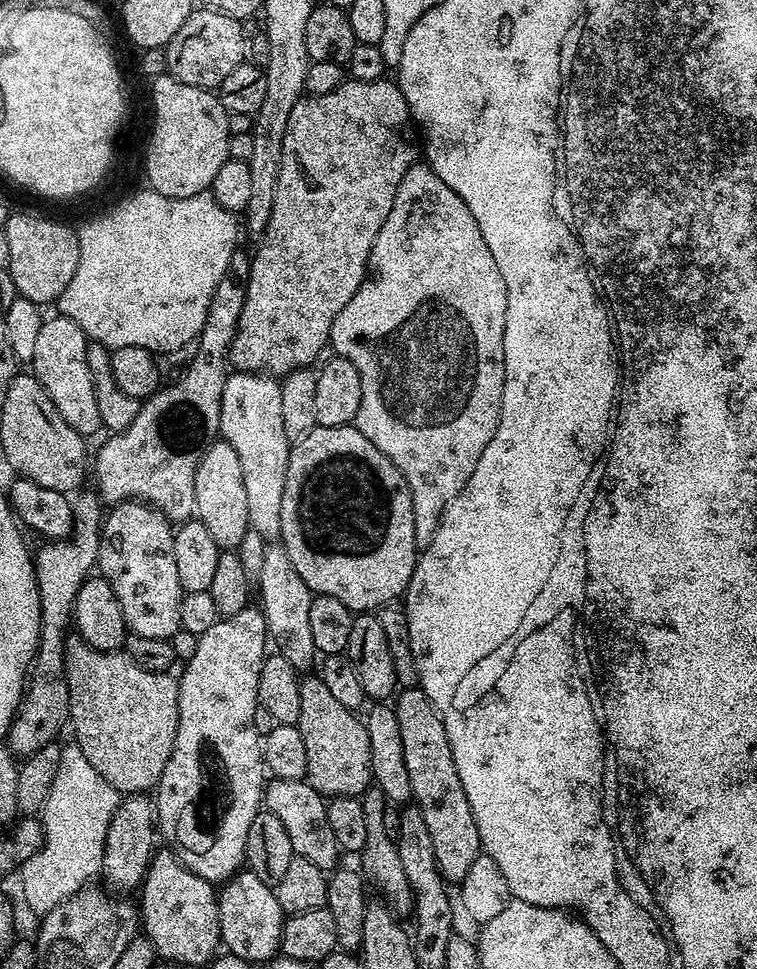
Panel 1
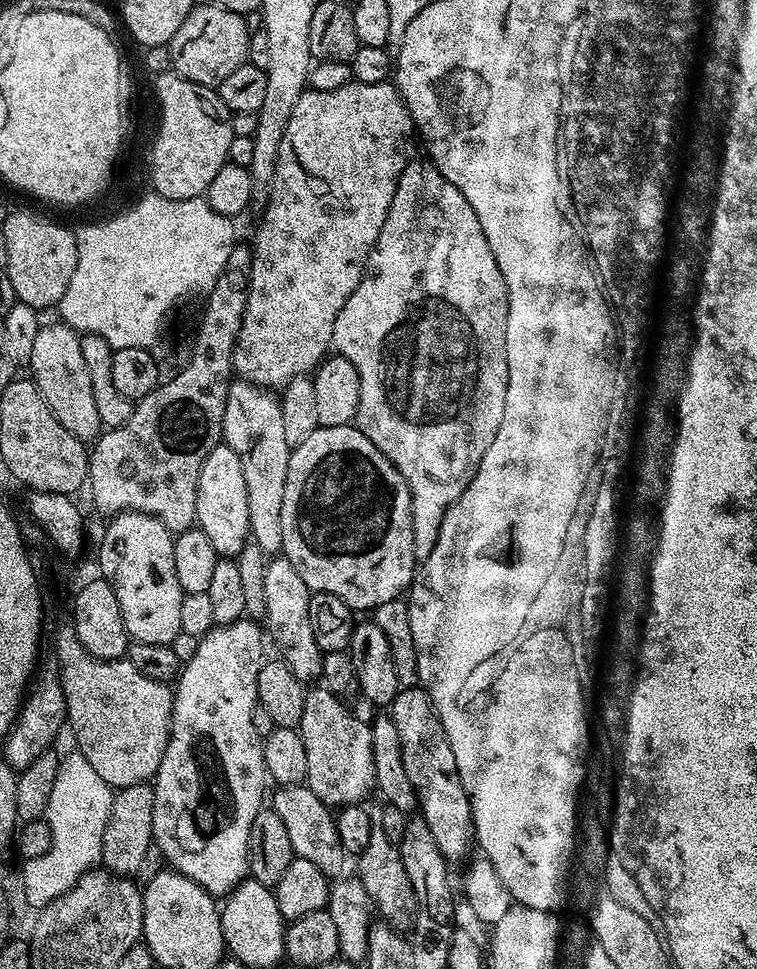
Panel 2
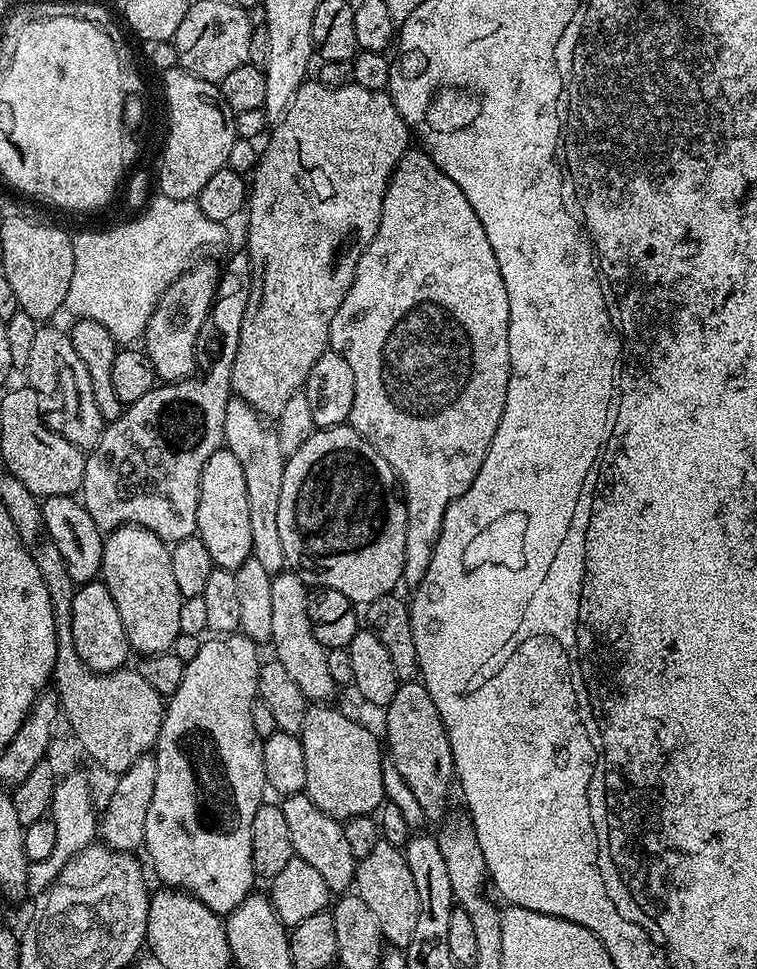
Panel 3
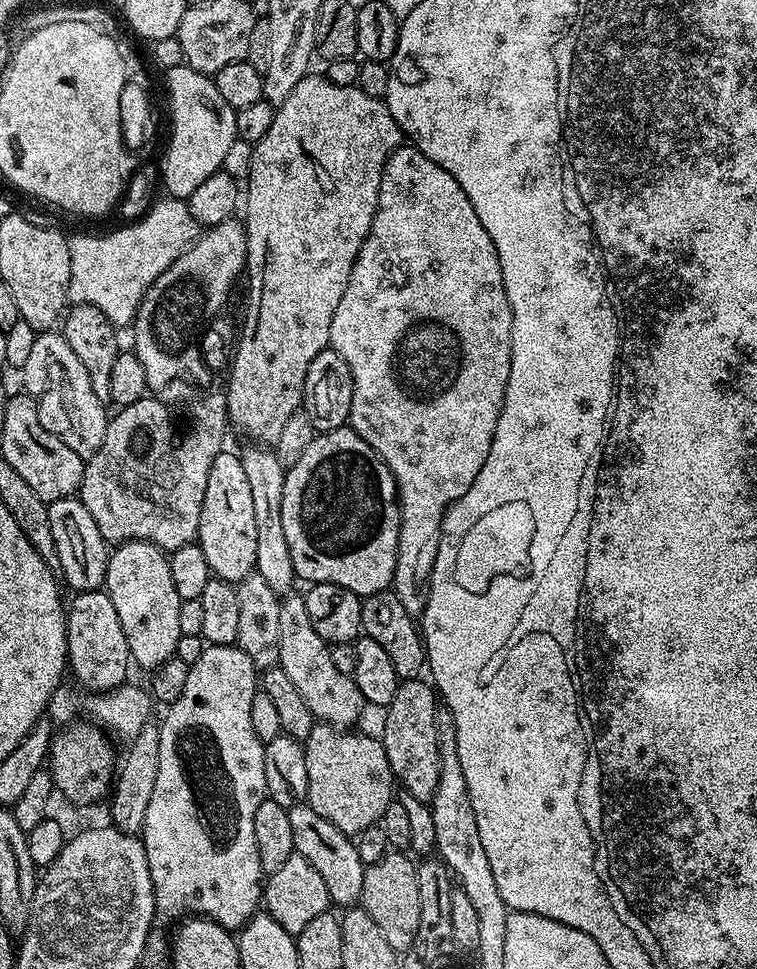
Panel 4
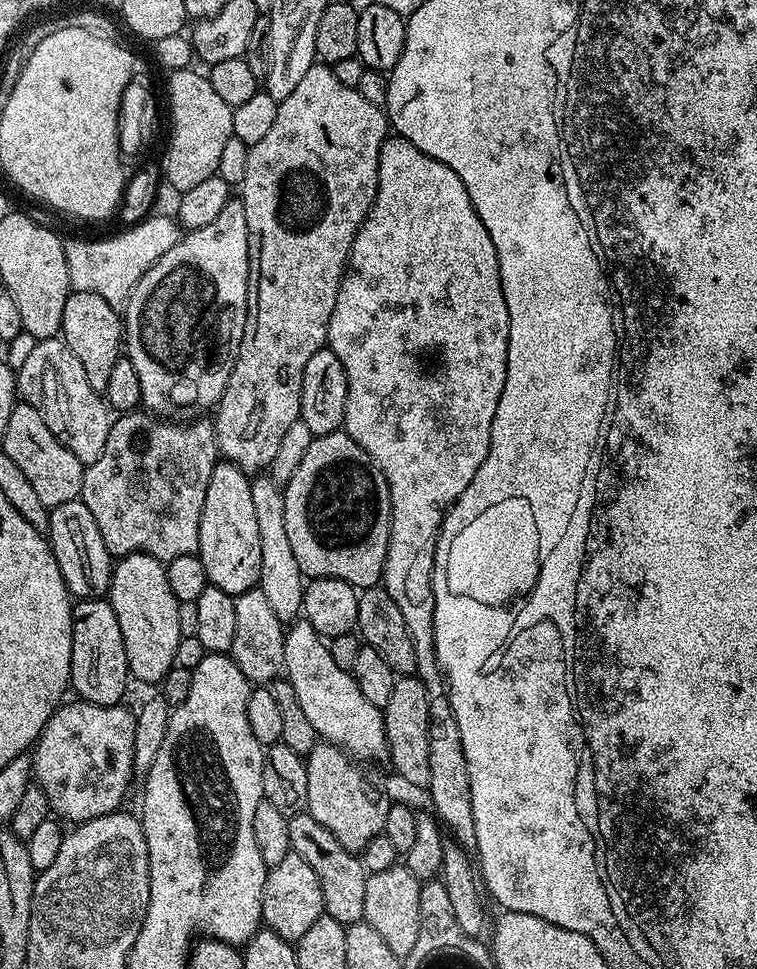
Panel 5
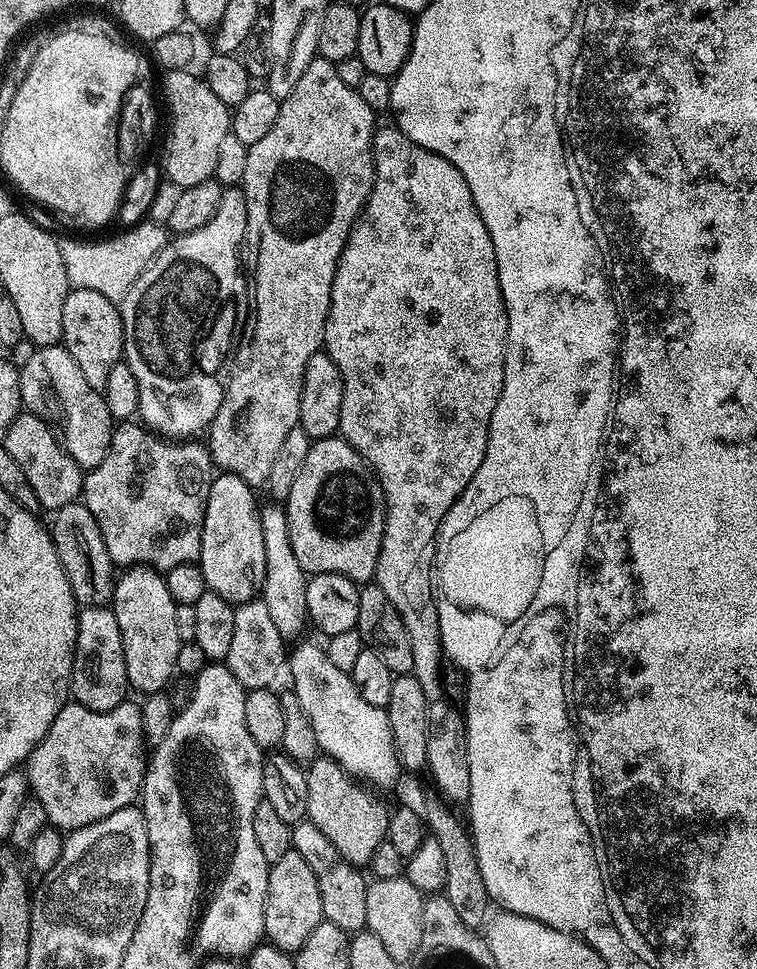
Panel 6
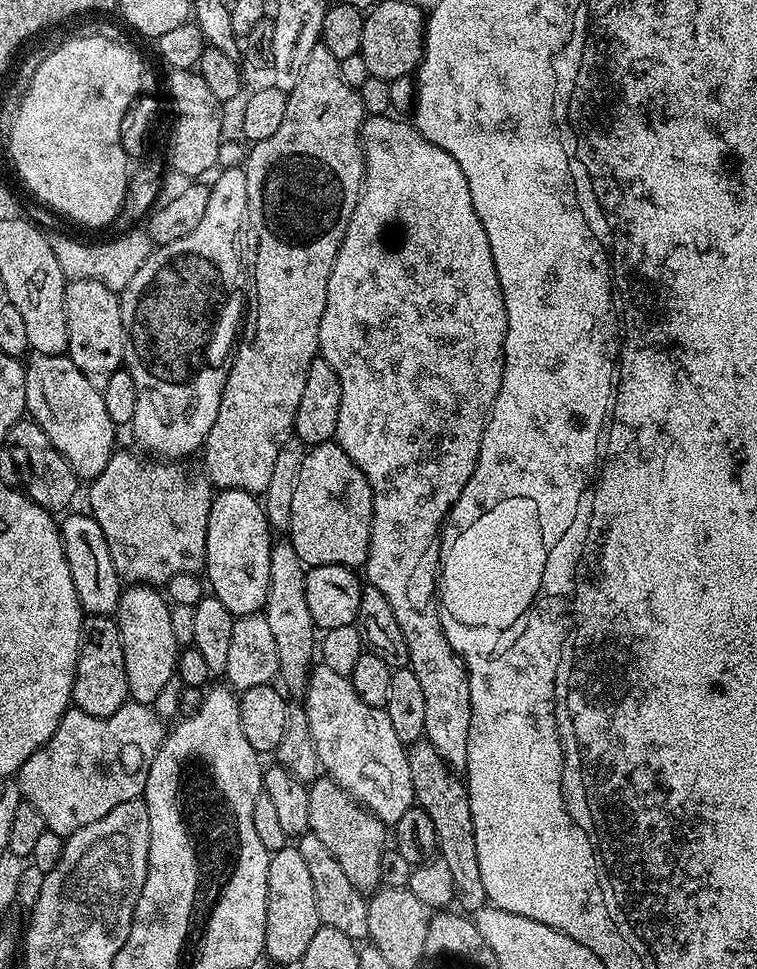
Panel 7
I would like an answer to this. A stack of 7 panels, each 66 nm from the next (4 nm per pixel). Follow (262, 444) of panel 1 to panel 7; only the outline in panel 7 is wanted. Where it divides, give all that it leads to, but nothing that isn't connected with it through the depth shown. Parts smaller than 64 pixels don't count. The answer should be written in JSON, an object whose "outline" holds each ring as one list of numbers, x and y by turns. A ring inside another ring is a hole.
{"outline":[[277,539,272,546,270,594,262,615,266,618,266,622,270,622,270,630,274,633,274,646,278,646,279,683,289,693,292,691,296,698,300,698,308,687,308,673,313,667,314,657,318,652,318,629,316,623,310,618,310,606,306,606,306,578,304,577,306,565,298,558,298,550,294,550,291,539,283,539]]}

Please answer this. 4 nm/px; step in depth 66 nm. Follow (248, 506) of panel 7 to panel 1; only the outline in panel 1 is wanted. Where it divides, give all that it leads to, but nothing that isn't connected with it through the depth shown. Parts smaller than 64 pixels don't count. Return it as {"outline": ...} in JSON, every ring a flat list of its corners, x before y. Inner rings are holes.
{"outline":[[223,438,209,443,204,449,204,457,198,462,194,474,194,502,195,515,206,526,206,530,210,530,210,538,214,538,216,545,222,550,239,549,242,538,250,531,246,514,246,486,242,486,242,466,238,462,238,453]]}

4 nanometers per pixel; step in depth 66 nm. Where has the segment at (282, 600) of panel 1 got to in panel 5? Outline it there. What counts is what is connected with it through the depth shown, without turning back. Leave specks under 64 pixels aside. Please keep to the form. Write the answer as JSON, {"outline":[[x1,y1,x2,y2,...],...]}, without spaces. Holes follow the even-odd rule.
{"outline":[[300,618,284,633,283,675,294,686,298,694,298,706,306,714,310,726,314,726,321,741,340,748,360,762,384,760,388,755,388,739,384,733,384,713,363,696,358,690,358,682,351,672,342,670,334,662,332,649,310,626,310,622],[293,627,293,628,292,628]]}

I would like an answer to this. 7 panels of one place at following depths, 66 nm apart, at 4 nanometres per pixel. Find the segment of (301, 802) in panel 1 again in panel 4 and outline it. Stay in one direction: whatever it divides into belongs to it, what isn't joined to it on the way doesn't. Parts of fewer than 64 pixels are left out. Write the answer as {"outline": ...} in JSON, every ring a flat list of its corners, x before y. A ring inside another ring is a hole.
{"outline":[[307,802,288,809,288,817,290,831,294,833,295,855,306,858,306,862,310,862,314,870,318,870,322,883,326,885,329,901,333,905,355,905,362,894,362,878,366,867,362,858,358,858,355,839,342,834,338,826,326,822,326,818,322,818,322,814,315,812]]}

